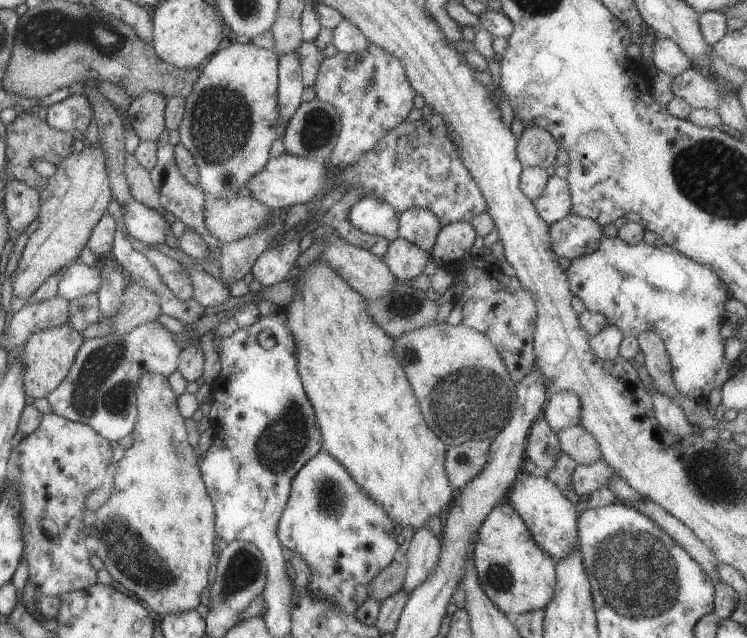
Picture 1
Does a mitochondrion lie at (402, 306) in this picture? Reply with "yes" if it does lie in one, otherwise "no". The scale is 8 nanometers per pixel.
yes

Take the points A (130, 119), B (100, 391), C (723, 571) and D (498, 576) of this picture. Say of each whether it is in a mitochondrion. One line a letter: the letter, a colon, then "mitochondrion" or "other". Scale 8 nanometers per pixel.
A: other
B: mitochondrion
C: other
D: mitochondrion

